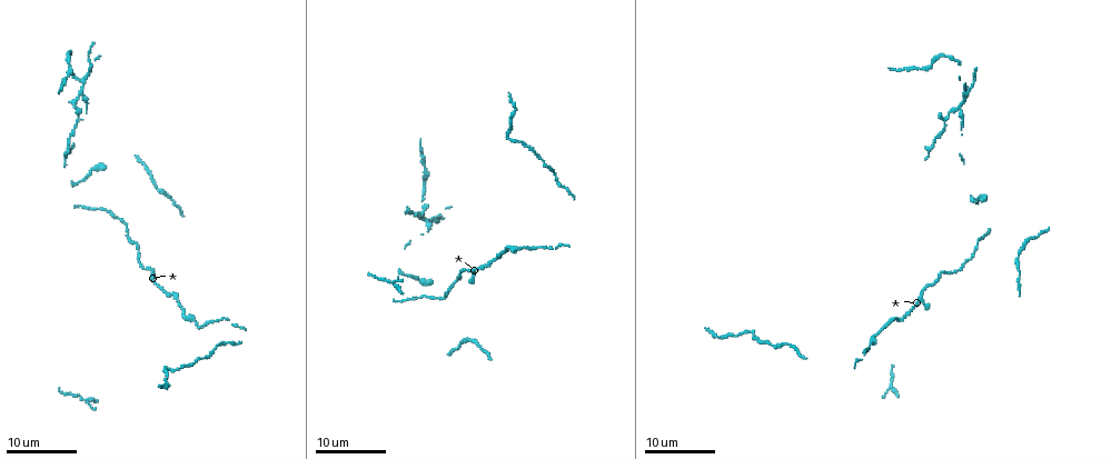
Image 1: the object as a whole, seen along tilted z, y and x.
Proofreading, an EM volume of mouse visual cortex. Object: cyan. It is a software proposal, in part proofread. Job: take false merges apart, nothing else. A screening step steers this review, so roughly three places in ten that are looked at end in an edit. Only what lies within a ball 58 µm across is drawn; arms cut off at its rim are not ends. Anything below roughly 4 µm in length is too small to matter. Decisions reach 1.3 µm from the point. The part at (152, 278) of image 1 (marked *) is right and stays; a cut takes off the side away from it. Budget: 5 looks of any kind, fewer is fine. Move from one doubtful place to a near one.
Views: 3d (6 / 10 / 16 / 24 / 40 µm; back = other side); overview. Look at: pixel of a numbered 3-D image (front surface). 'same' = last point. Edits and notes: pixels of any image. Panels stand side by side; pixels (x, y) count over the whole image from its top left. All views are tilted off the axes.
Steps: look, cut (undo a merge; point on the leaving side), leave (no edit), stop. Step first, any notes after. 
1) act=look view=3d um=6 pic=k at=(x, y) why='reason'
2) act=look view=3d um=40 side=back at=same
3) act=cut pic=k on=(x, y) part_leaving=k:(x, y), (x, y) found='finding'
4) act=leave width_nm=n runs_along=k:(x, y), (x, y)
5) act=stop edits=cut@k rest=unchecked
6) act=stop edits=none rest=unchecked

act=look view=3d um=16 pic=1 at=(498, 256) why='thick turns thin'

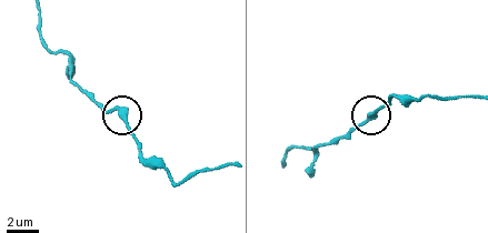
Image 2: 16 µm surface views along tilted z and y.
act=look view=3d um=6 pic=2 at=(371, 111)

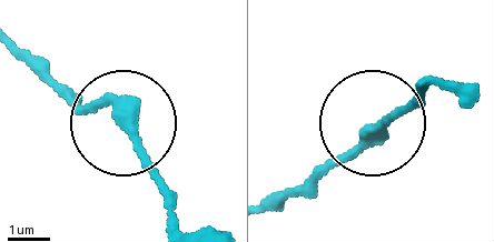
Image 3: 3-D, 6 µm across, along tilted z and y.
act=look view=3d um=6 side=back pic=3 at=(128, 122)

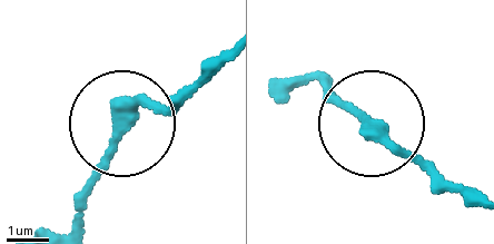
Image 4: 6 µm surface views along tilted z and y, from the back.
act=leave runs_along=4:(224, 54), (187, 91), (137, 109), (77, 212) found='all the same neuron'

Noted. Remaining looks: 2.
act=look view=3d um=24 pic=1 at=(965, 98) why='arms part here'

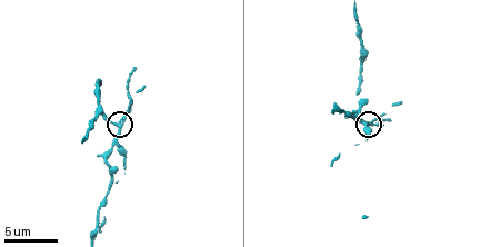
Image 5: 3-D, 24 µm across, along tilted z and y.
act=look view=3d um=6 pic=5 at=(116, 125)

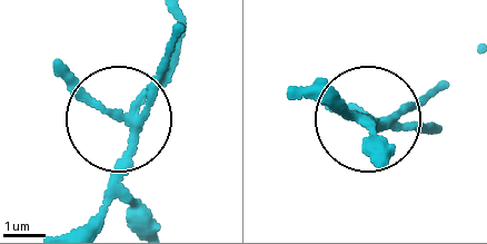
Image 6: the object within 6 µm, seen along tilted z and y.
act=cut pic=6 on=(398, 126) width_nm=180 found='two neurons meet here'

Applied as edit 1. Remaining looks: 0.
act=stop edits=cut@6 rest=unchecked

